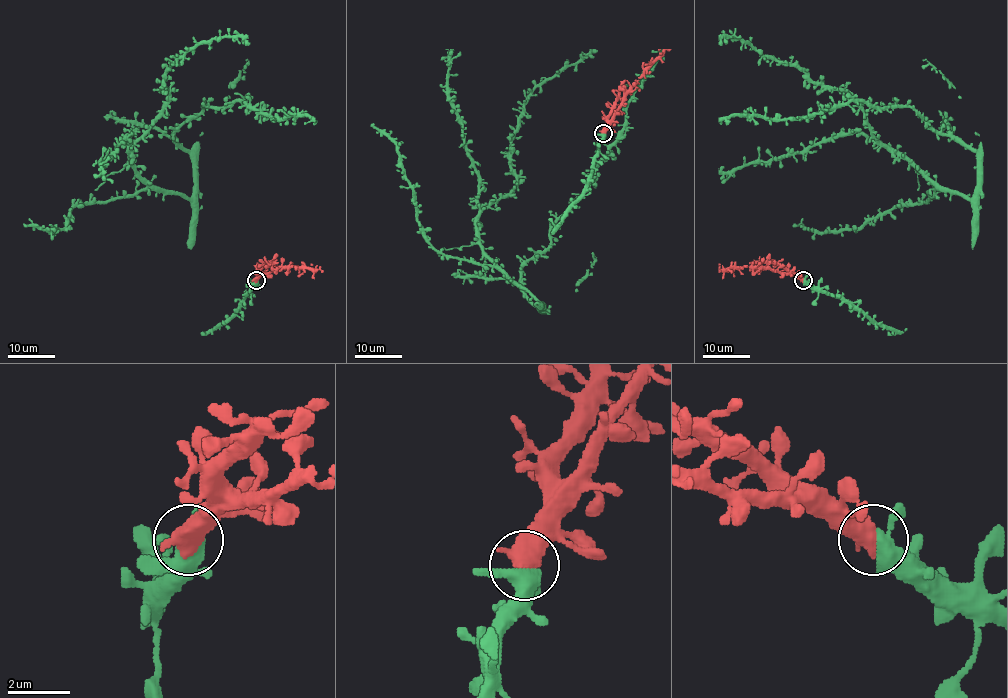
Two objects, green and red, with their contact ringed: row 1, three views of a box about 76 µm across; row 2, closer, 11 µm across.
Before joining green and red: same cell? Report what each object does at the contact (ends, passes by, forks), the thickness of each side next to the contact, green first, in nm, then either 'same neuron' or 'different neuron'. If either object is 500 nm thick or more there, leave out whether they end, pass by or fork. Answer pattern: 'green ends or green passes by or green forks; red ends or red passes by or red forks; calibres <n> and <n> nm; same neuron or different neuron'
calibres 360 and 650 nm; same neuron

